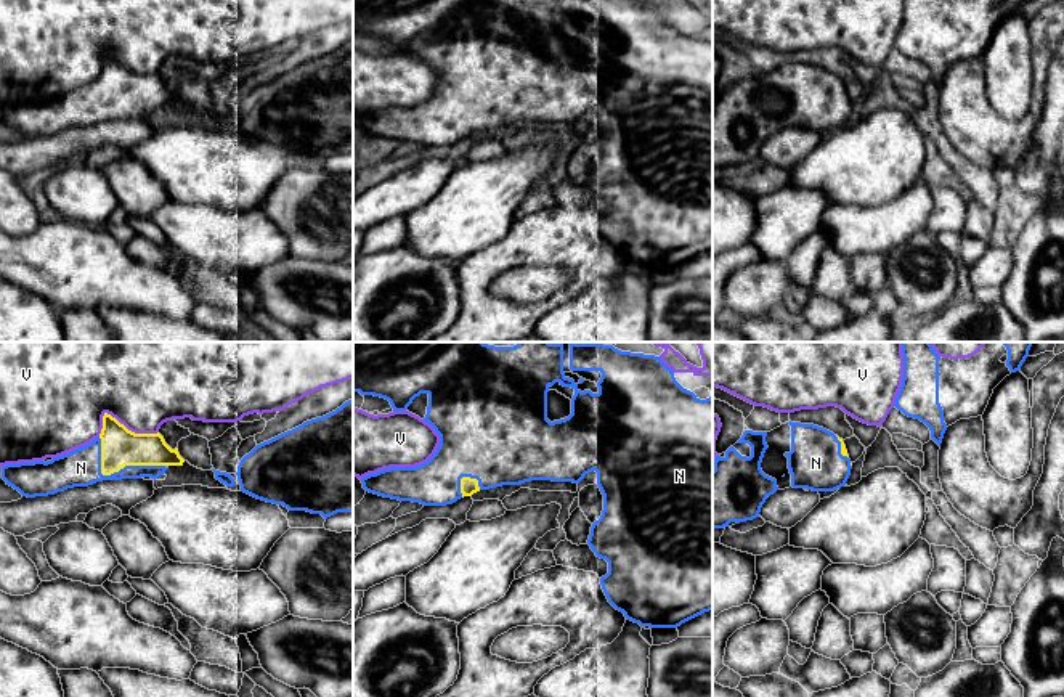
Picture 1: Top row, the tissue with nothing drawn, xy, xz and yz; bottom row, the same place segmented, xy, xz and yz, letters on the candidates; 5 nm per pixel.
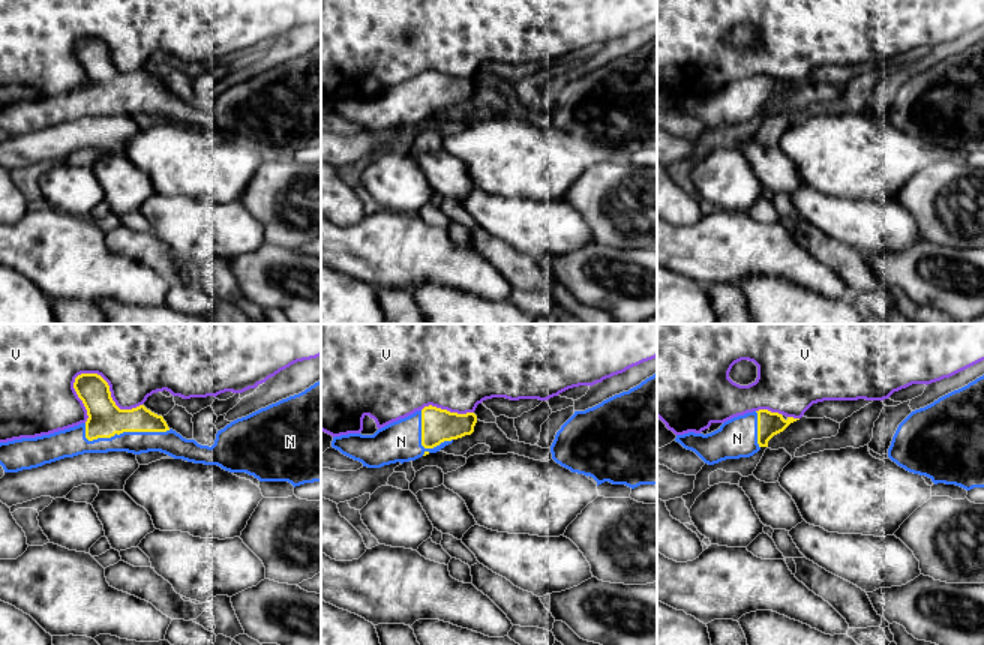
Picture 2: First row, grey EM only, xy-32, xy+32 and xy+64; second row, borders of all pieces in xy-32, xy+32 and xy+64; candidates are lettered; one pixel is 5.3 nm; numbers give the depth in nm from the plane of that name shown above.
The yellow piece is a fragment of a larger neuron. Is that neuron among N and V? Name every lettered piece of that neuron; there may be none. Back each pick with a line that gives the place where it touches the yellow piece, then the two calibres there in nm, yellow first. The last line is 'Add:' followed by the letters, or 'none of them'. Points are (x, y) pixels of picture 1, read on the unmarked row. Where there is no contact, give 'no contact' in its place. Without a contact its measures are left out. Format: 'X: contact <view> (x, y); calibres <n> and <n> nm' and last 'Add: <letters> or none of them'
N: contact xy (116, 111); calibres 190 and 190 nm
Add: N

